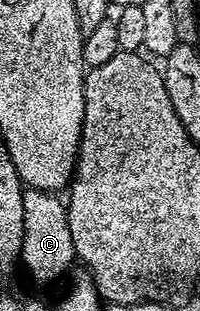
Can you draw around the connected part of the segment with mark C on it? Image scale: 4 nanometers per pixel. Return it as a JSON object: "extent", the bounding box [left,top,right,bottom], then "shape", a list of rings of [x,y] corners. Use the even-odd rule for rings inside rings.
{"extent":[21,187,76,283],"shape":[[[35,187],[23,190],[24,237],[22,238],[21,266],[31,275],[33,282],[54,283],[73,263],[76,263],[72,245],[72,229],[68,229],[66,204],[53,191],[41,191]]]}

